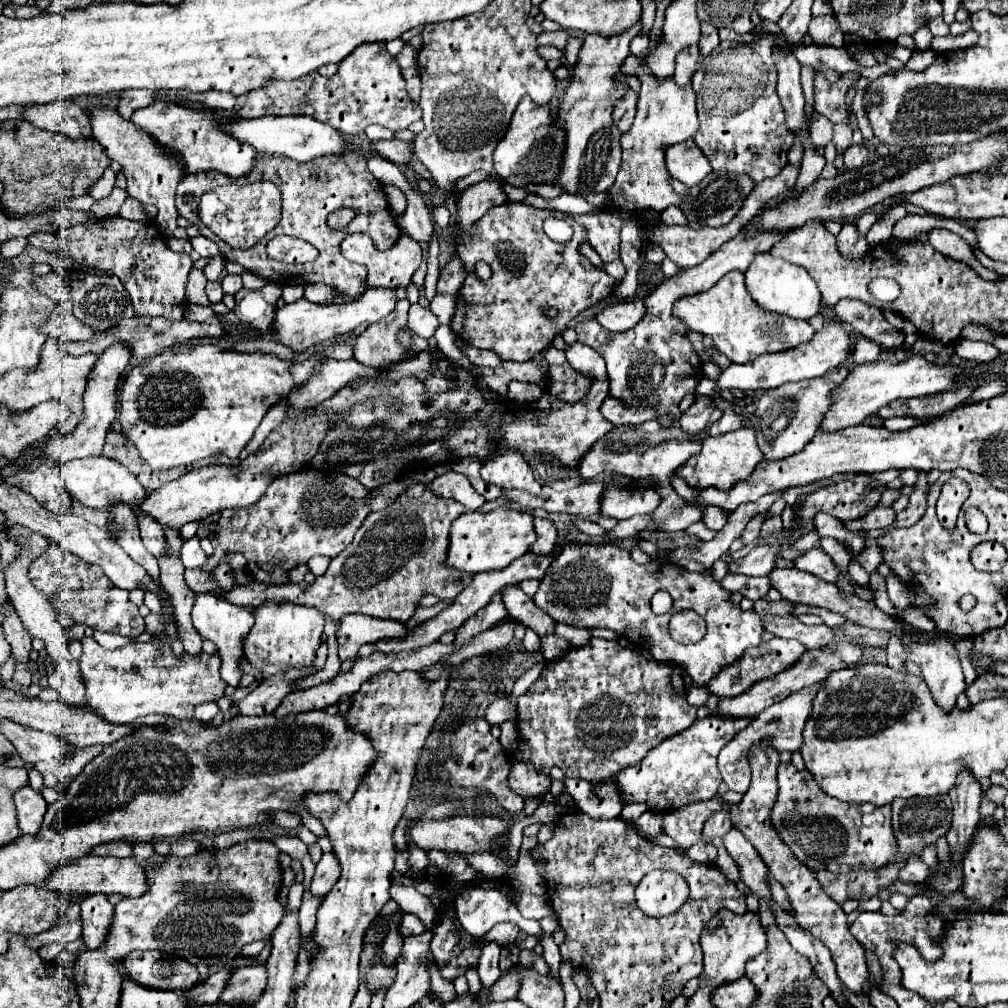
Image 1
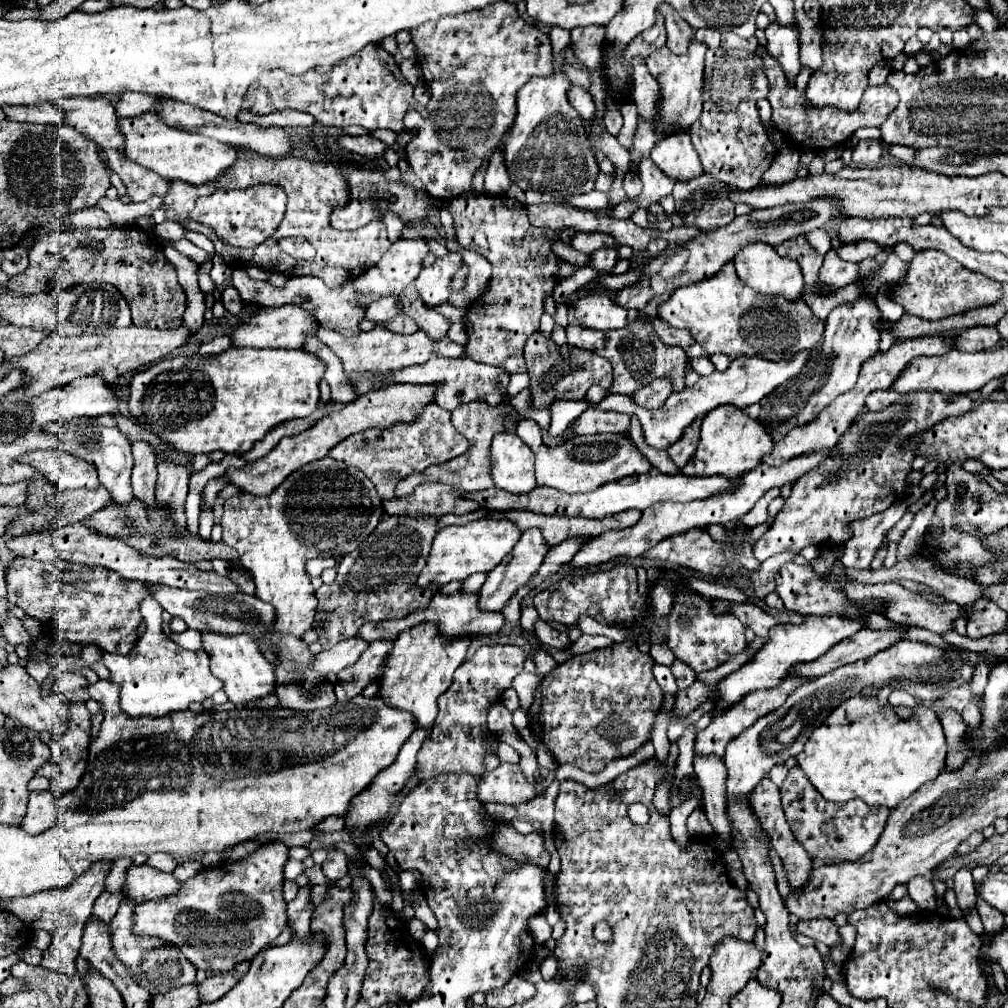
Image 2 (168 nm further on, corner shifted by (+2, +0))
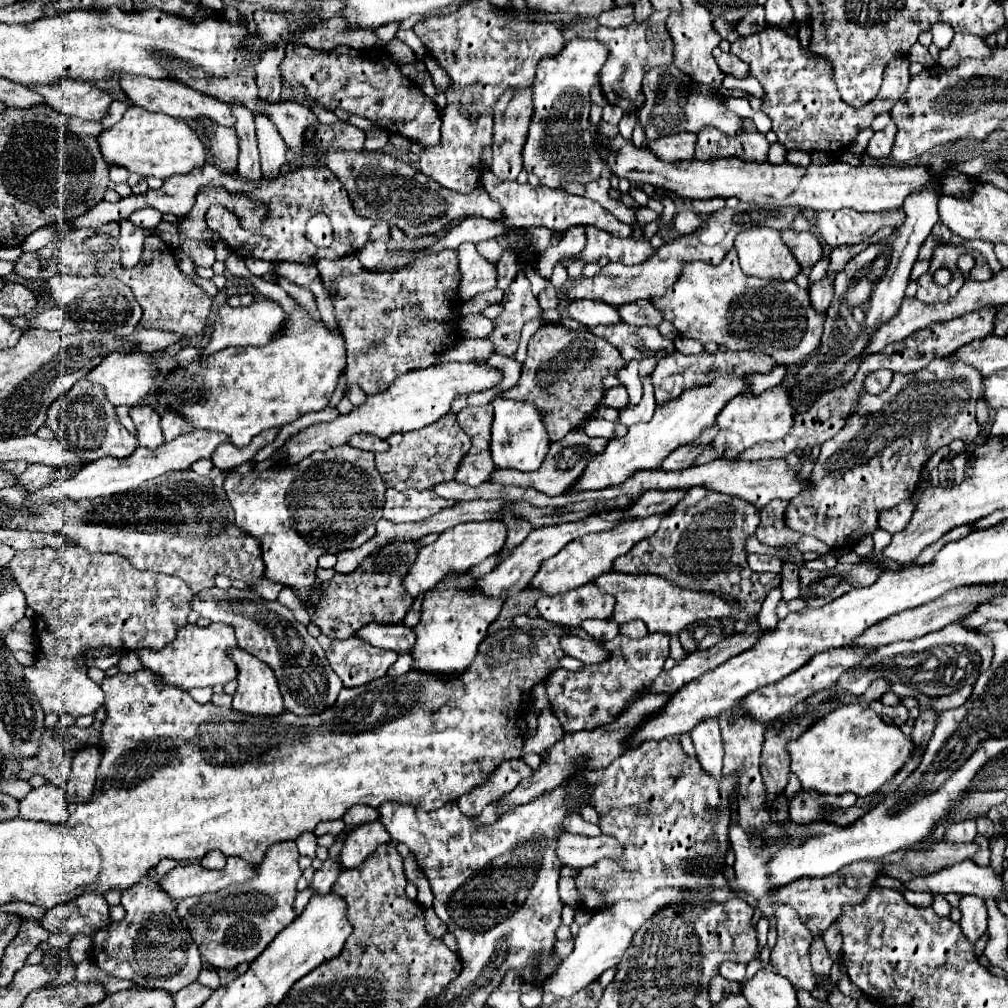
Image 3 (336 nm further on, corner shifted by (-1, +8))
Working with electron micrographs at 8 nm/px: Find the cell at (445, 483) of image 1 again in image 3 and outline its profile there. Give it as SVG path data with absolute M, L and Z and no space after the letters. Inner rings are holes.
M433 489L417 491L385 491L385 505L383 505L383 517L393 523L405 523L405 521L419 521L427 519L447 507L453 507L455 501L447 501L439 495L435 495Z

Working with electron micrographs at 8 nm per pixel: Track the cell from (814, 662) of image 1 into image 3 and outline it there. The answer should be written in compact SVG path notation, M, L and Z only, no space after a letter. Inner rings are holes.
M955 589L955 591L947 591L947 595L941 595L939 599L925 603L923 607L915 607L911 611L901 611L899 615L891 615L891 619L885 619L883 623L877 623L875 627L871 627L871 631L863 631L863 635L859 635L859 639L855 639L855 643L851 643L853 647L881 647L887 643L895 643L895 641L903 641L903 639L917 639L923 637L925 633L937 631L945 625L951 625L955 621L959 621L961 617L965 617L979 601L989 599L993 595L997 595L999 591L991 591L991 589Z

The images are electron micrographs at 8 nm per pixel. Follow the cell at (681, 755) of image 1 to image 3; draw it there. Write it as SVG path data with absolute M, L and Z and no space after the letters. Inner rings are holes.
M837 647L837 649L831 649L831 651L825 651L825 653L819 653L819 655L813 655L811 657L811 663L807 663L807 667L801 667L799 671L787 675L781 683L775 683L771 687L763 687L759 691L753 691L747 695L747 699L743 699L741 707L749 711L749 717L753 717L755 721L759 723L771 723L775 721L777 717L781 715L787 715L799 701L803 701L805 697L817 693L819 689L823 687L831 687L839 675L843 671L847 671L849 667L857 665L867 653L871 653L871 649L859 649L859 647Z

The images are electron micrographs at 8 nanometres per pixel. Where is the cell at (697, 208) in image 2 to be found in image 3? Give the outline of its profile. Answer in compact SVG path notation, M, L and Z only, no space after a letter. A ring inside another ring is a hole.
M707 199L707 201L691 201L691 205L697 215L711 215L711 213L723 209L725 201L723 199Z

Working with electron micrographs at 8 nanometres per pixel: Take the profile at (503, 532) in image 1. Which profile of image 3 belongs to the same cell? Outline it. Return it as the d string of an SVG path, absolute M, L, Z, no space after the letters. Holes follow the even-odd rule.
M479 521L479 523L463 523L457 527L451 527L447 531L443 531L439 535L439 539L431 545L421 547L415 563L411 565L407 577L403 579L405 589L417 597L423 595L431 589L435 589L435 585L439 581L443 581L445 577L457 573L457 571L467 571L469 567L481 563L483 559L497 555L507 539L507 527L503 521Z

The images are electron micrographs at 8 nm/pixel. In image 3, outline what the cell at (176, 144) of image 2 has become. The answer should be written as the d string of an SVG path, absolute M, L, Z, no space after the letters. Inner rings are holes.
M131 105L125 111L119 123L115 123L107 131L101 131L97 139L99 139L103 159L107 163L121 165L129 169L131 173L137 173L143 177L153 175L159 179L167 179L175 173L185 175L193 169L203 167L203 163L207 161L207 149L203 141L199 139L197 131L193 131L185 121L151 113L135 105Z

